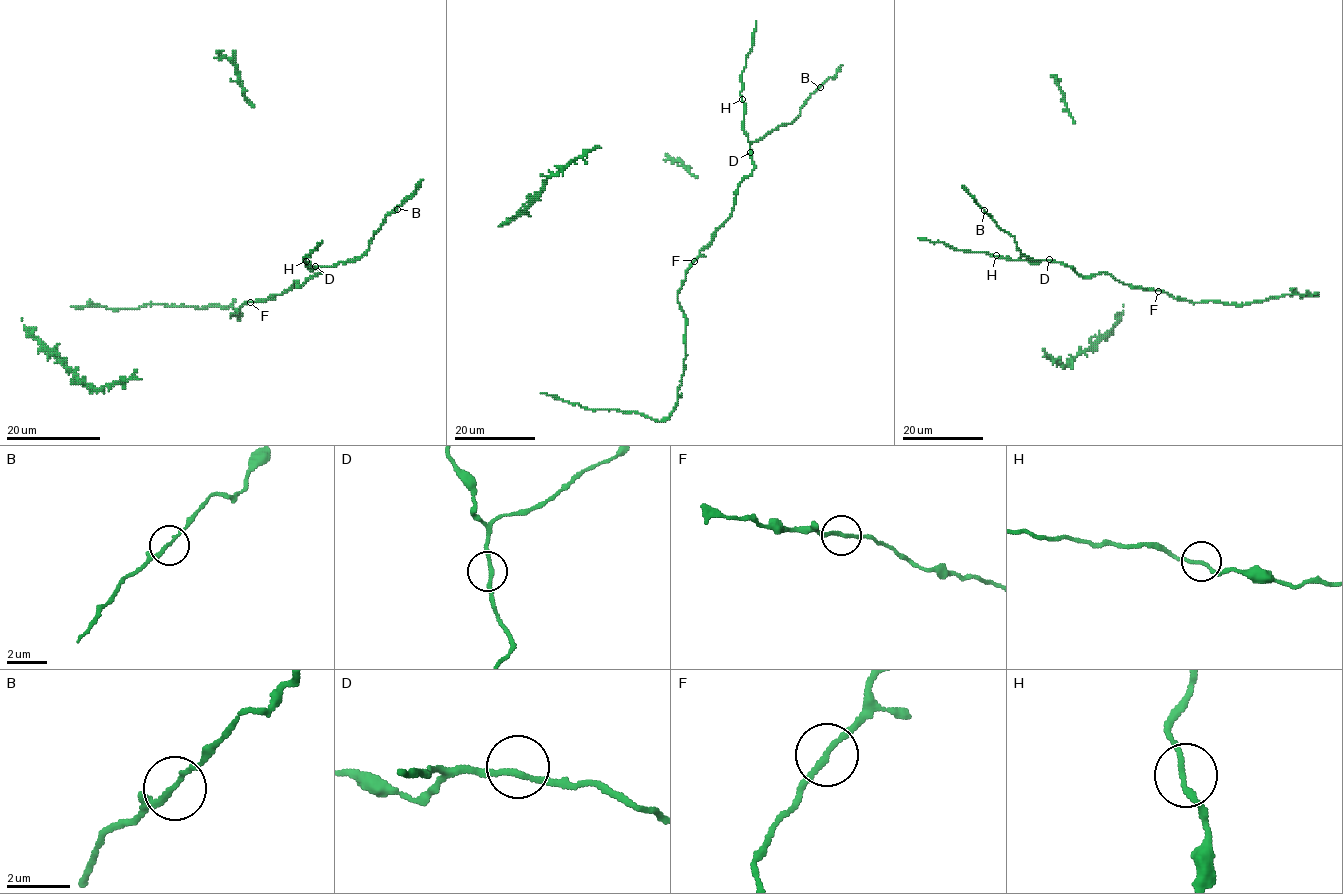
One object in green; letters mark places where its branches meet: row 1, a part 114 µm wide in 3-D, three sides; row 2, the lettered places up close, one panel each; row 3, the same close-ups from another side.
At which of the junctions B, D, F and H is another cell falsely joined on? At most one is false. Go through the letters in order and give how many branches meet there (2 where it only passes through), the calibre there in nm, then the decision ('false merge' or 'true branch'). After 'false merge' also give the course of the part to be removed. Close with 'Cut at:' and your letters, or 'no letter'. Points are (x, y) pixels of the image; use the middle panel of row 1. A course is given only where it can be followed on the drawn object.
B: 2 | 160 nm | true branch
D: 2 | 180 nm | true branch
F: 2 | 160 nm | true branch
H: 2 | 160 nm | true branch
Cut at: no letter

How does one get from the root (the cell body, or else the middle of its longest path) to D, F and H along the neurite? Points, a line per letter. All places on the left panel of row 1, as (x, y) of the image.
D: (239, 314), (231, 316), (247, 302), (280, 295), (296, 281), (303, 285), (321, 272), (315, 266)
F: (239, 314), (231, 316), (250, 302)
H: (239, 314), (231, 316), (247, 302), (280, 295), (296, 281), (300, 286), (321, 272), (312, 270), (306, 261)

